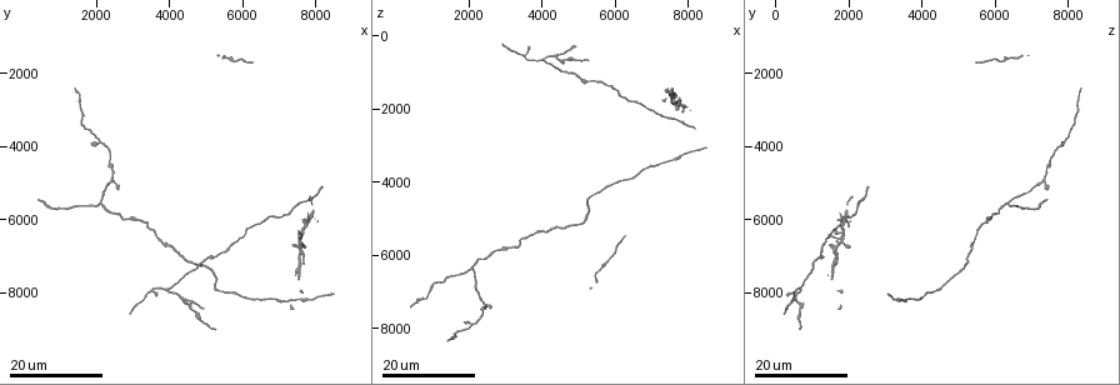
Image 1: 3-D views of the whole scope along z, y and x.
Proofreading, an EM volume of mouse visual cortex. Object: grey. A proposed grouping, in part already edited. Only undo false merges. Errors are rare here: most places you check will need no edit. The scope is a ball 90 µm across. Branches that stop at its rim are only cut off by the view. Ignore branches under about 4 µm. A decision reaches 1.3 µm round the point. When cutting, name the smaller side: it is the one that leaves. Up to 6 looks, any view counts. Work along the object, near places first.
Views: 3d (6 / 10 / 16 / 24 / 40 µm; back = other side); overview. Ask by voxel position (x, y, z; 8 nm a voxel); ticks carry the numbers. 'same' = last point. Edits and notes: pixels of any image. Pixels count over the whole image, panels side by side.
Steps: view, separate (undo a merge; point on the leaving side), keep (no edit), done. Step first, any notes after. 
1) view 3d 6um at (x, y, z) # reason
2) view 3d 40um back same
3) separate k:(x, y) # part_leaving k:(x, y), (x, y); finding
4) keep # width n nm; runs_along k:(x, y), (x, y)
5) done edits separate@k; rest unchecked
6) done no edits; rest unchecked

view 3d 24um at (2000, 3900, 7900)

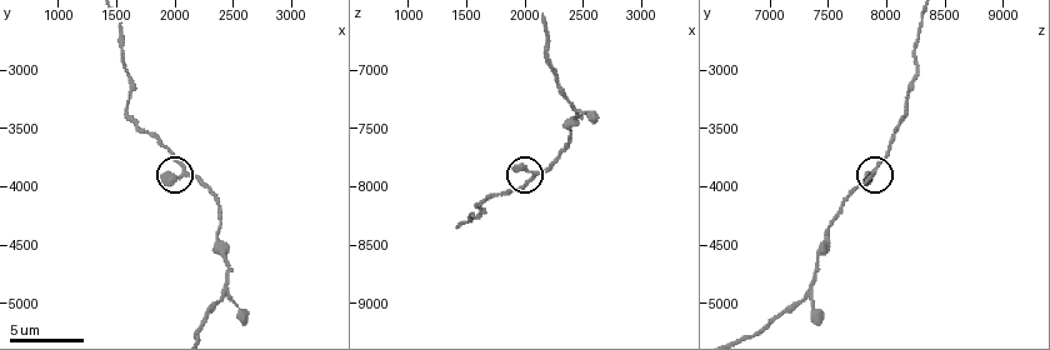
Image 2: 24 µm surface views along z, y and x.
view 3d 6um at (2080, 3840, 7900) # zoom in

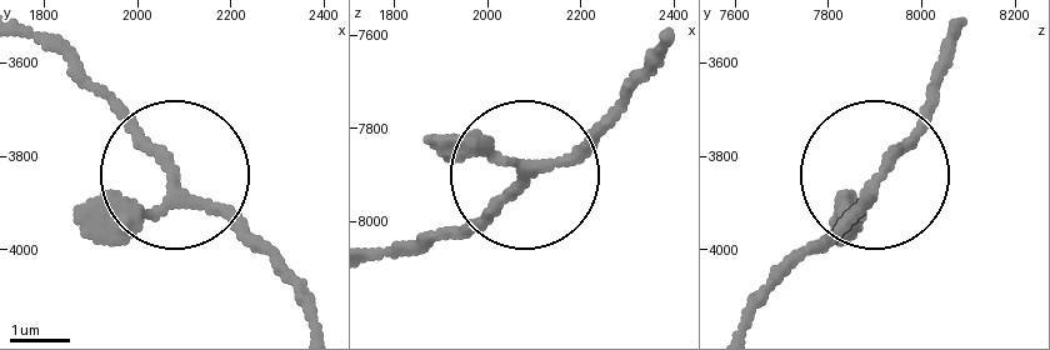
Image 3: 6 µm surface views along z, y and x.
keep # runs_along 3:(316, 321), (83, 73); continuous, no second neuron

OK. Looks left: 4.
view 3d 24um at (2000, 5500, 6400) # arms part here

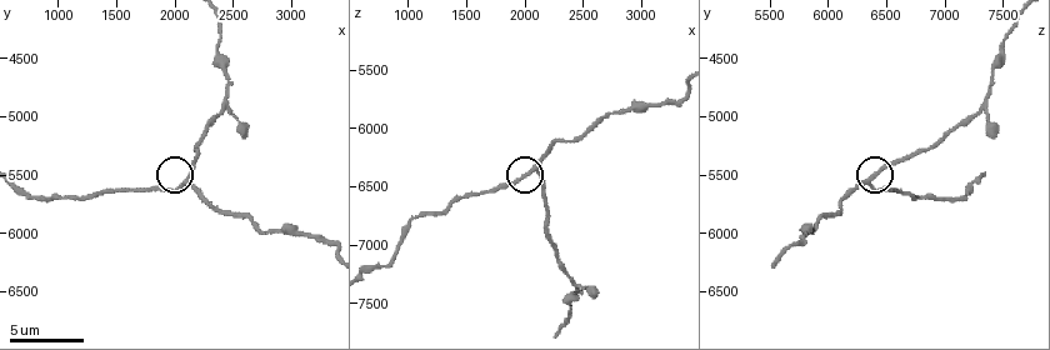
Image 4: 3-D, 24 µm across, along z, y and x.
view 3d 10um at (2080, 5560, 6340)

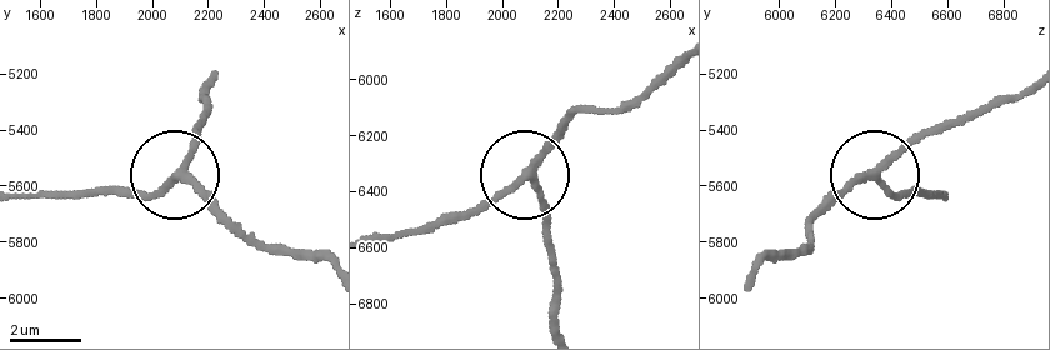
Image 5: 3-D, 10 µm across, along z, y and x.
keep # arms 3; runs_along 5:(323, 259), (260, 241), (179, 175), (143, 194), (93, 194); continuous, no second neuron

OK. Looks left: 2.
view 3d 24um at (5300, 7000, 1300) # calibre changes

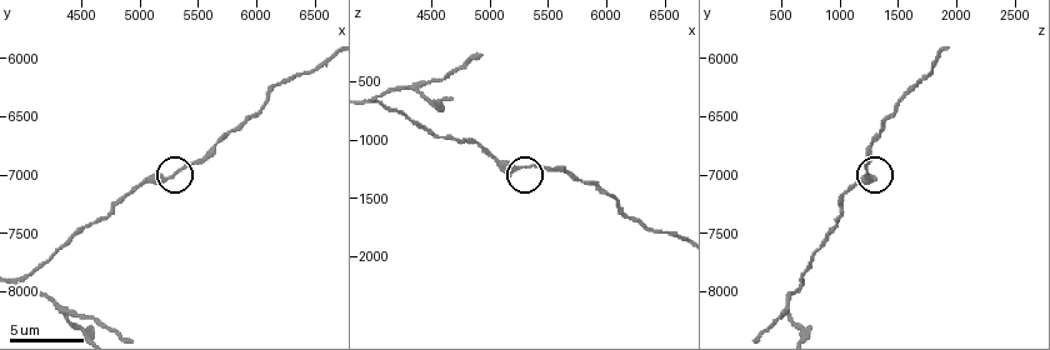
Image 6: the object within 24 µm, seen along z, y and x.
view 3d 6um at (5260, 7020, 1240)

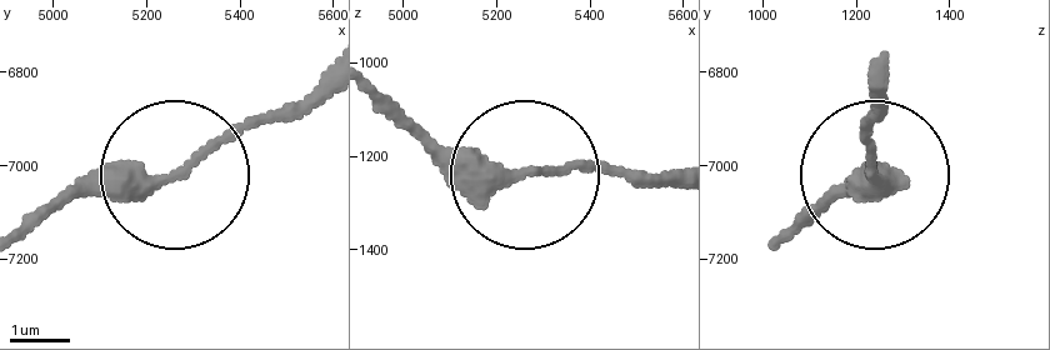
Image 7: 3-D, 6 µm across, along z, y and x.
keep # all the same neuron

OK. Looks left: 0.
done no edits; rest unchecked

